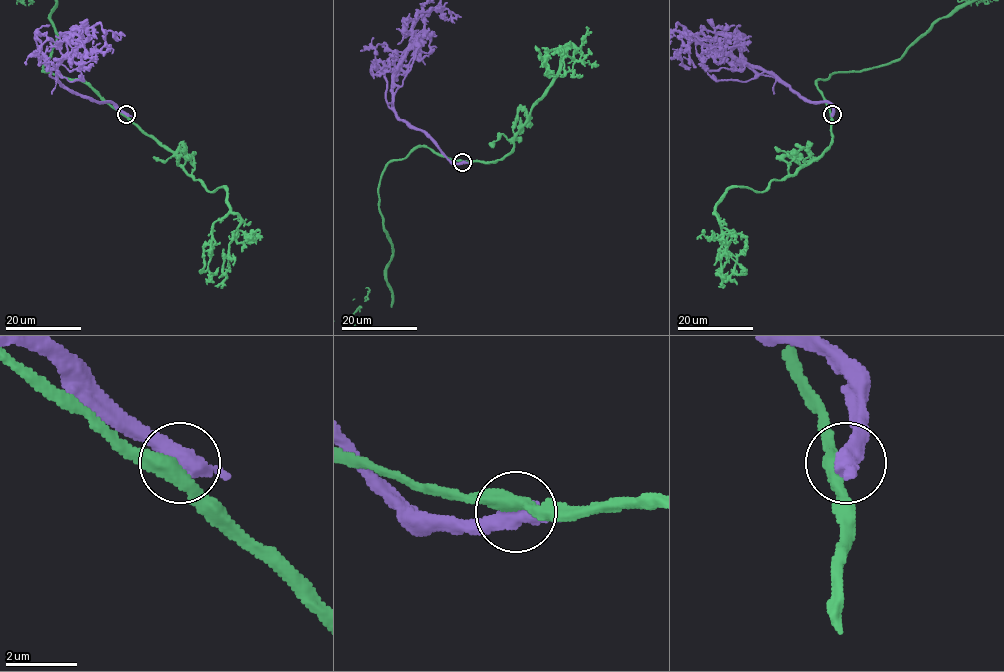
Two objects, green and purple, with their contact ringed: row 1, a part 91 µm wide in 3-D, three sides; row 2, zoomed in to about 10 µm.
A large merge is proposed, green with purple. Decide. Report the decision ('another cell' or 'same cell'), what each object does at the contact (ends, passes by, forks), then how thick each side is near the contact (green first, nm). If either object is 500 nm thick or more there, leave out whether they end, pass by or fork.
another cell; green passes by; purple passes by; 400 nm thick on the green side, 460 nm on the other

